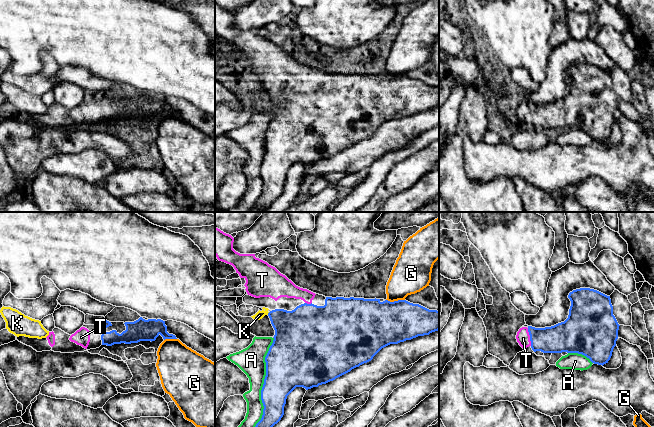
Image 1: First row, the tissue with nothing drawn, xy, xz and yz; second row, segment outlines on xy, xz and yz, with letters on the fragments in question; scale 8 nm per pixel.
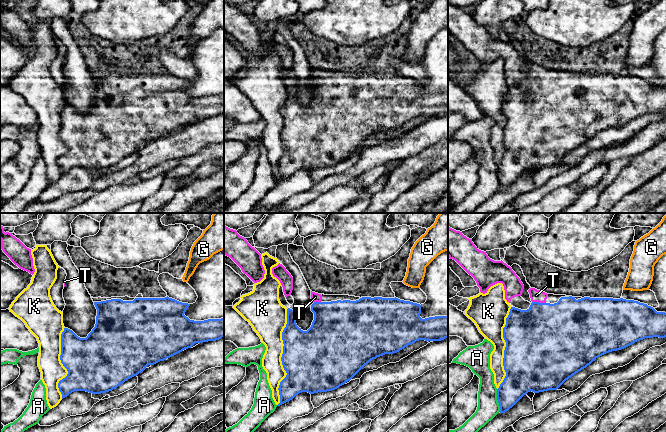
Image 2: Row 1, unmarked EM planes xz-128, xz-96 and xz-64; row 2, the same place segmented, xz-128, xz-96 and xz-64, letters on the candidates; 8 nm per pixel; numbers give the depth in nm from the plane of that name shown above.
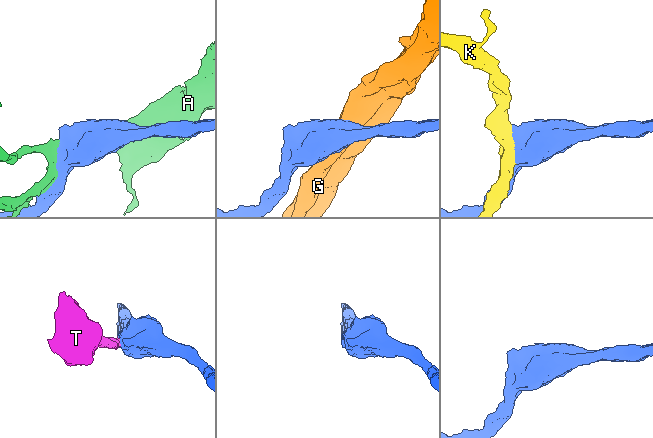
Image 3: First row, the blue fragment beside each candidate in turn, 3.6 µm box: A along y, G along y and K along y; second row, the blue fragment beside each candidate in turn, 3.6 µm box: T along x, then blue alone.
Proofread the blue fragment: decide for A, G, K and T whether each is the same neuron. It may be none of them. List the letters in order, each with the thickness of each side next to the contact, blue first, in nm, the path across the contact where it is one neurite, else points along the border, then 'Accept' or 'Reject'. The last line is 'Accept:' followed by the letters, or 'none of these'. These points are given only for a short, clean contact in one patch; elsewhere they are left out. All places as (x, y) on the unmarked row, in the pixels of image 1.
A: Thickness 360 nm (blue) against 220 nm. Reject
G: Thickness 380 nm (blue) against 300 nm. Reject
K: Thickness 320 nm (blue) against 70 nm. Reject
T: Thickness 220 nm (blue) against 110 nm. Accept
Accept: T

